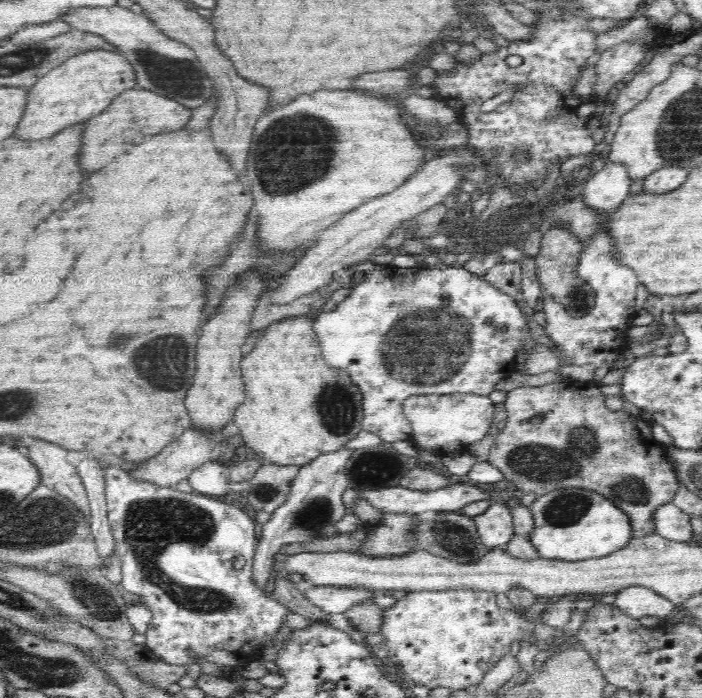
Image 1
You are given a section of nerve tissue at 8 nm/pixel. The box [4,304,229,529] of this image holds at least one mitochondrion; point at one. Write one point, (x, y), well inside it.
(166, 367)

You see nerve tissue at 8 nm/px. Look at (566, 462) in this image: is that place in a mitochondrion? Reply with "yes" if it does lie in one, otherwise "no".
yes

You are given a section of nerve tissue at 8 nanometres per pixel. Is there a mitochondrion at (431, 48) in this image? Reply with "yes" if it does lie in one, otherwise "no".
no

